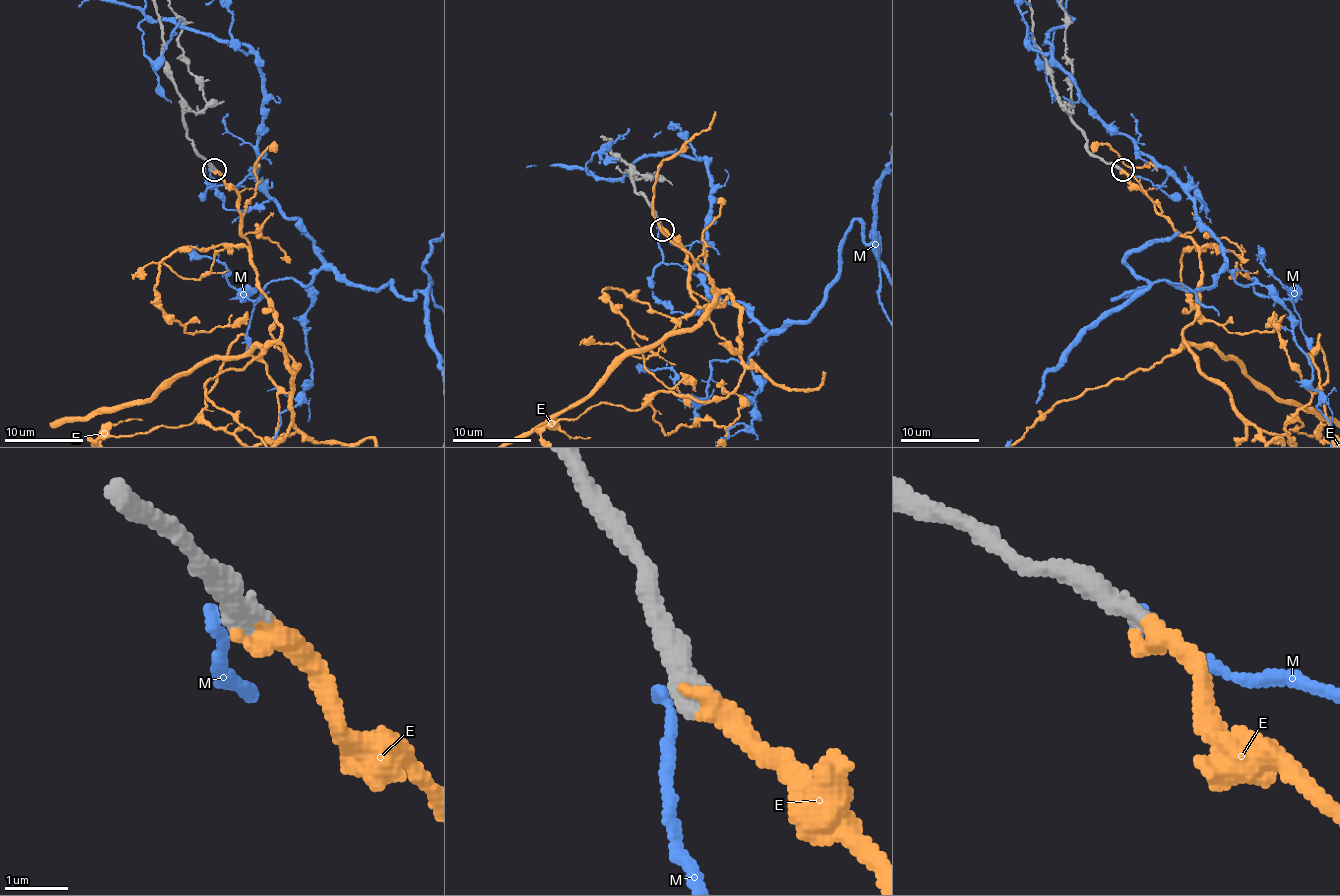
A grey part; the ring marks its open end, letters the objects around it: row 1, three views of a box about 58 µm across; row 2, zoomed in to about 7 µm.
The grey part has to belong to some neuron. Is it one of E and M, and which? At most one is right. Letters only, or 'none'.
E

